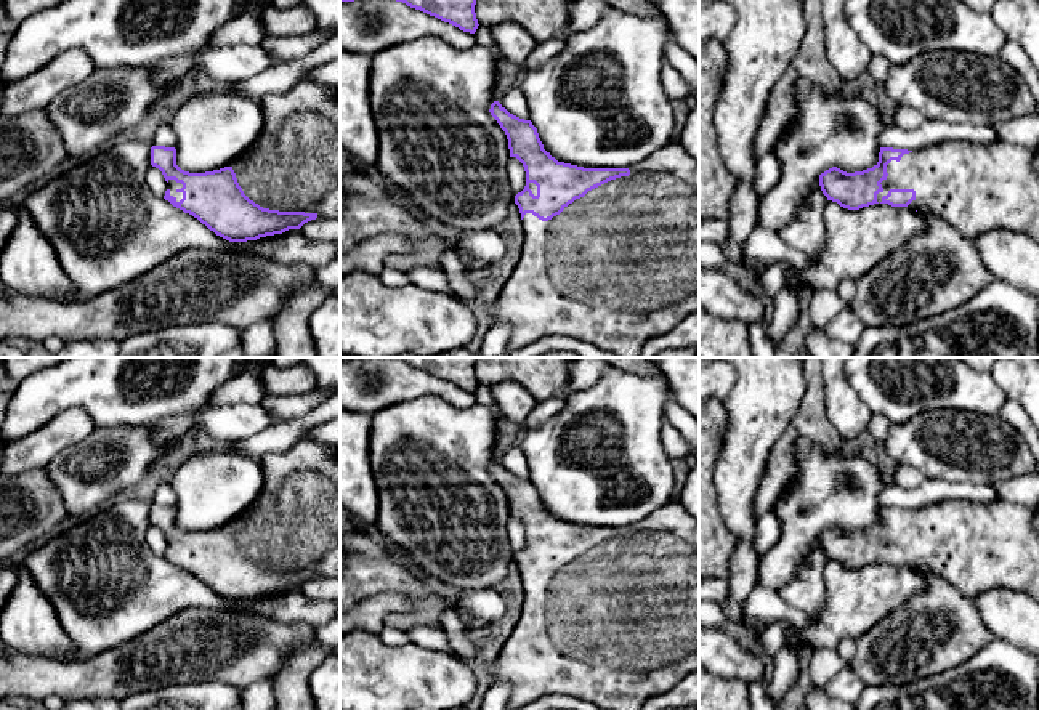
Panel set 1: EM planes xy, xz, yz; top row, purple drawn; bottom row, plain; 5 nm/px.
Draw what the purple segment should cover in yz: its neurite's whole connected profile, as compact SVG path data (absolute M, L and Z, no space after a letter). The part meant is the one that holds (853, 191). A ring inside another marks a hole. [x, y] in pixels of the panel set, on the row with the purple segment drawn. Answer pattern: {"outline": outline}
{"outline": "M944 141L919 151L880 147L872 168L847 173L832 167L819 175L819 186L827 200L848 210L888 204L940 216L970 242L988 231L1009 229L1039 244L1039 175L1033 168L1036 152L1037 147L1004 141Z"}

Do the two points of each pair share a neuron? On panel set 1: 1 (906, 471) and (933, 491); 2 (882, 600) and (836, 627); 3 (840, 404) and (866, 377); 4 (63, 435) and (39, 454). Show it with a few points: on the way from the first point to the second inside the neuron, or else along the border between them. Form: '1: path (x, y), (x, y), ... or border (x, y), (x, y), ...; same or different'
1: border (925, 478), (914, 488), (897, 484); different
2: path (871, 600), (863, 600), (847, 616); same
3: border (845, 374), (850, 387), (873, 412); different
4: path (56, 436), (45, 447); same

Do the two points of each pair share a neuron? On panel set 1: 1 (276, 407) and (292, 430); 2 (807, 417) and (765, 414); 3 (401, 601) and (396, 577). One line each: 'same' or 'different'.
1: different
2: different
3: different

